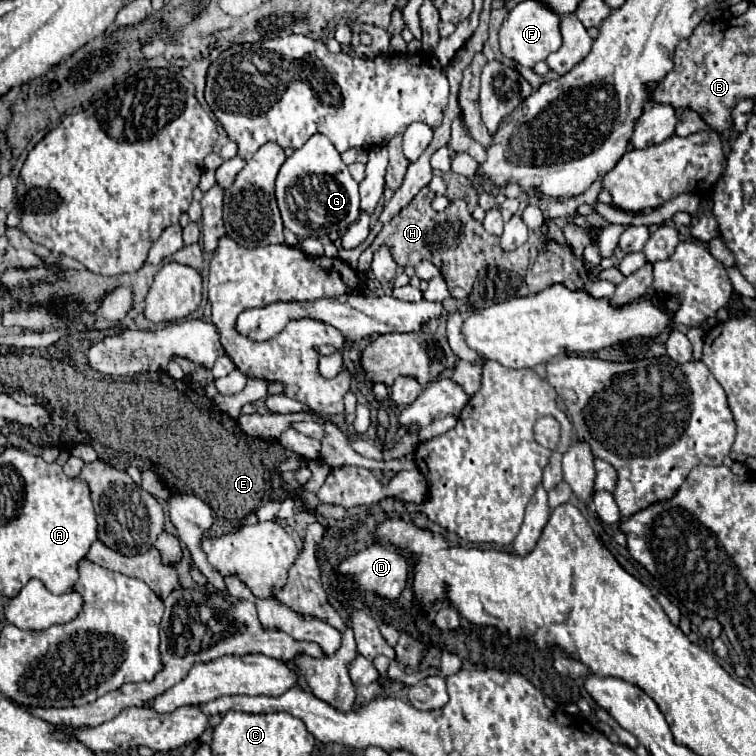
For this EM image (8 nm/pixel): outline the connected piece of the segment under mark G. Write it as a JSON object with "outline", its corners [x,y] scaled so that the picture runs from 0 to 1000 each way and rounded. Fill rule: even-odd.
{"outline":[[[415,177],[399,196],[389,198],[389,204],[378,209],[365,235],[365,265],[376,302],[386,304],[397,317],[423,312],[426,307],[455,310],[476,283],[474,243],[466,238],[460,220],[452,214],[442,190],[426,177]],[[397,278],[402,278],[407,294],[394,291]]]}

